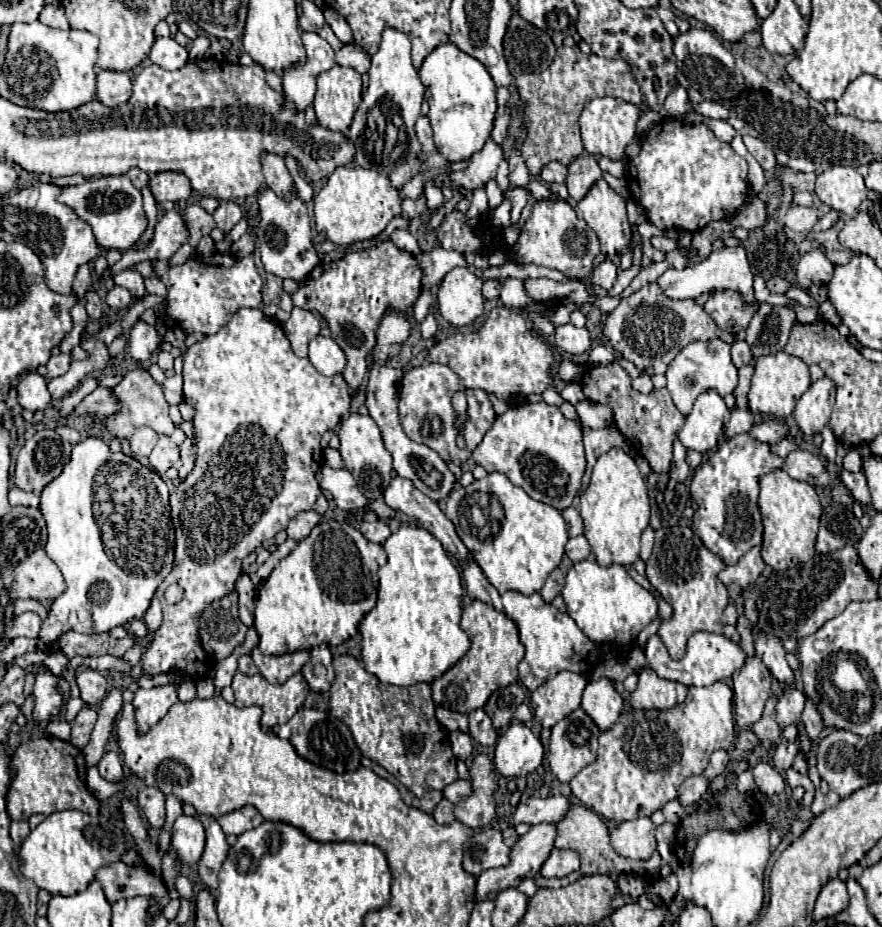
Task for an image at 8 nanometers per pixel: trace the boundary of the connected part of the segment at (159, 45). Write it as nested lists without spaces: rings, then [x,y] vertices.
[[[156,38],[148,58],[164,70],[176,70],[188,62],[188,52],[174,38]]]

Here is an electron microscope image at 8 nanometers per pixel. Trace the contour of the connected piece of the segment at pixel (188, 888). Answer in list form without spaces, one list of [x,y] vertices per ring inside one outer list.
[[[180,875],[176,880],[176,890],[180,894],[180,898],[192,902],[194,900],[194,892],[192,892],[192,882],[187,877]]]

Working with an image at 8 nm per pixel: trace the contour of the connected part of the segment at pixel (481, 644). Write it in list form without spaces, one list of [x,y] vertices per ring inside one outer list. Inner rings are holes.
[[[480,600],[464,606],[460,626],[470,638],[470,650],[442,678],[432,682],[432,698],[438,706],[468,714],[482,708],[496,688],[514,684],[518,680],[518,664],[522,662],[524,646],[514,620],[510,620],[504,612],[498,612],[492,604]]]

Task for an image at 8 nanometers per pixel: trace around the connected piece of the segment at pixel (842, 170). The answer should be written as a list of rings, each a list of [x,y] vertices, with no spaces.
[[[830,166],[820,172],[814,192],[826,206],[852,218],[856,216],[860,202],[866,200],[864,178],[850,166]]]

